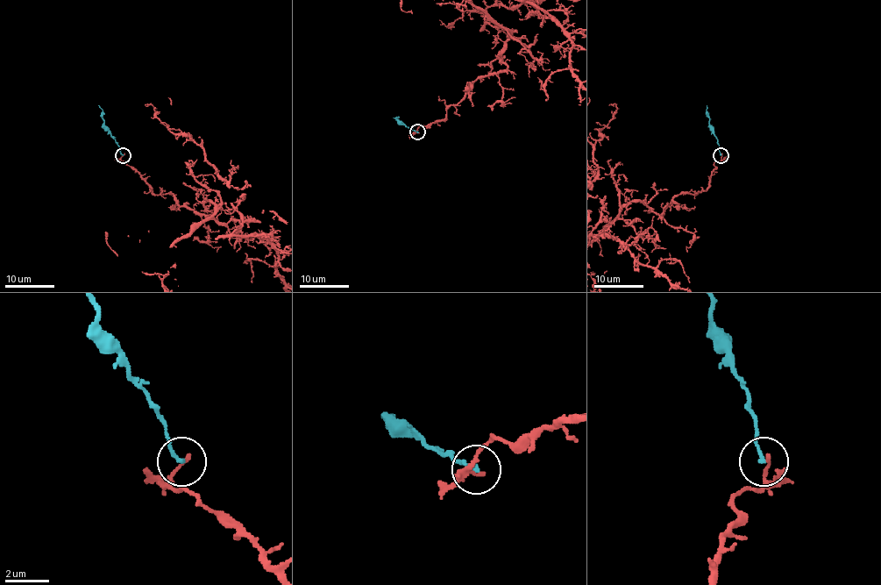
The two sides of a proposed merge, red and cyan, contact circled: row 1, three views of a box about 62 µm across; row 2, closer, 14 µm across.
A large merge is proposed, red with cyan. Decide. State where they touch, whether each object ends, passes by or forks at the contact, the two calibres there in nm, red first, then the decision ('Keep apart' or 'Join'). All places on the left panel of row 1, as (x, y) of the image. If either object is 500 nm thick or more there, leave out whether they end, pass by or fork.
Place: (123, 155). At the ring red ends. At the ring cyan ends. Thickness 160 nm (red) against 180 nm. Keep apart

